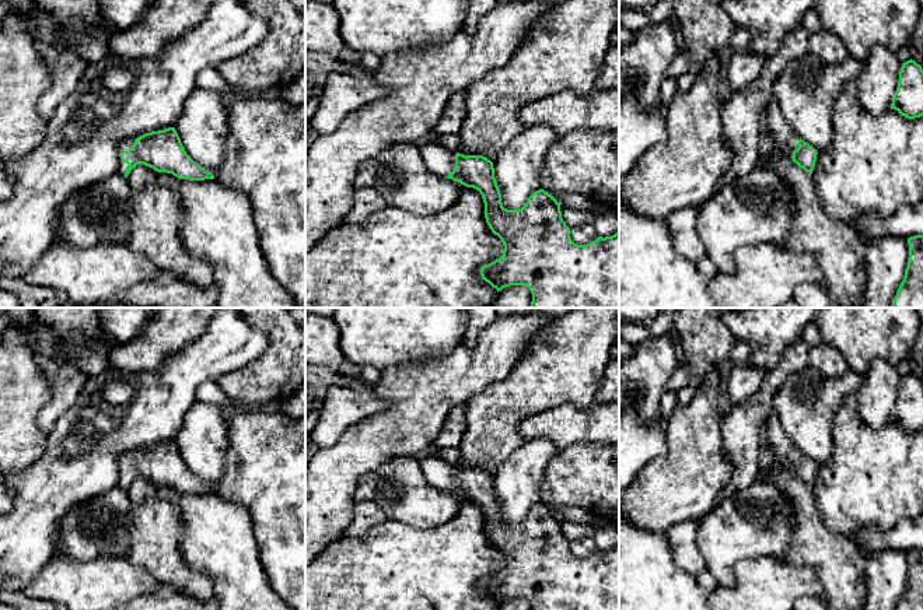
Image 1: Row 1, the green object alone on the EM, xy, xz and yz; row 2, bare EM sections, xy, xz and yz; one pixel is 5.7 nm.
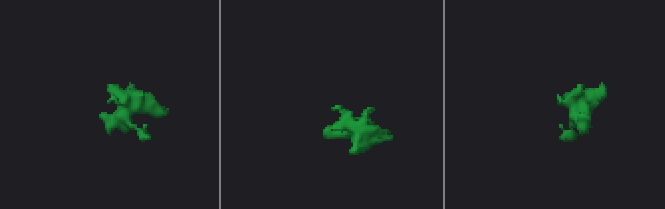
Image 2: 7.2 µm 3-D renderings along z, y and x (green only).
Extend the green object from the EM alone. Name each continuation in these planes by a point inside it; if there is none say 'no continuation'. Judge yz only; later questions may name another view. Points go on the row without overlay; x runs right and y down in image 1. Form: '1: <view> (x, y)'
1: yz (786, 454)

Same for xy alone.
1: xy (125, 458)

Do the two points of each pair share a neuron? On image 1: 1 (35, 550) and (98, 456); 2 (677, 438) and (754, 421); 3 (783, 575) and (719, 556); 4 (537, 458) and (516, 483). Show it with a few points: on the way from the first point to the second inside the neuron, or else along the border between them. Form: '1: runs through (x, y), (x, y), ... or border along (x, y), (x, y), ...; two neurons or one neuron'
1: runs through (35, 526), (35, 519), (74, 480); one neuron
2: border along (723, 419), (722, 448), (730, 460); two neurons
3: border along (771, 554), (741, 560), (736, 582), (720, 586); two neurons
4: runs through (531, 463), (518, 477); one neuron

